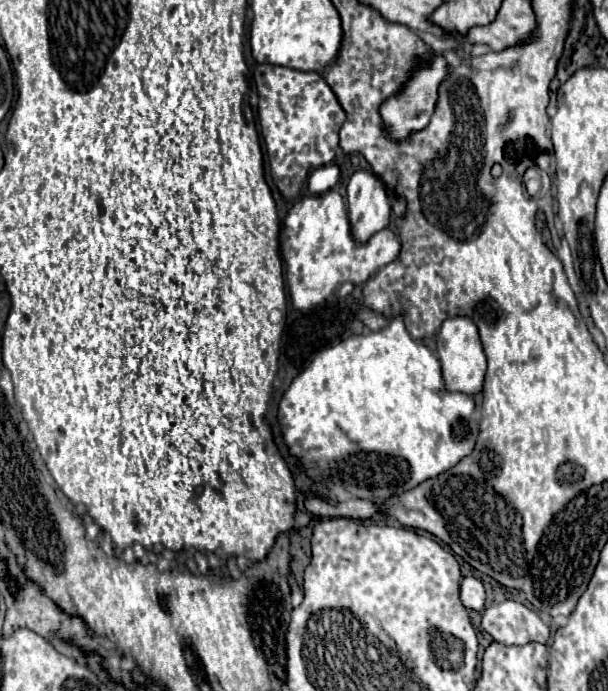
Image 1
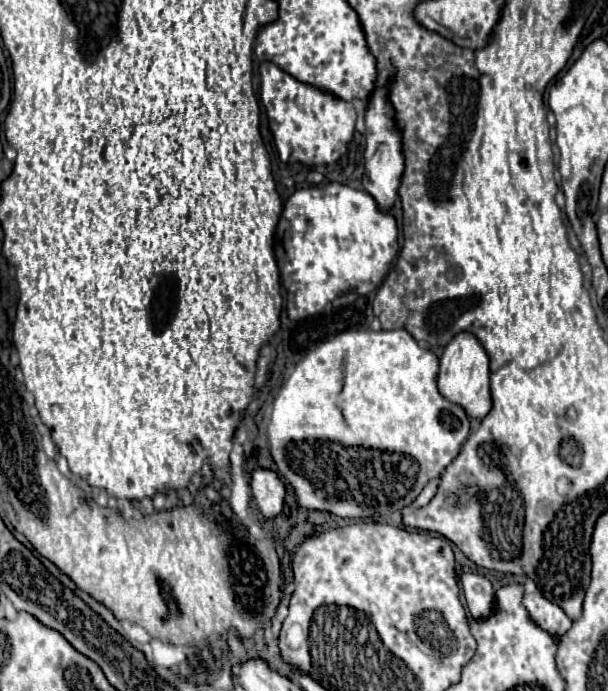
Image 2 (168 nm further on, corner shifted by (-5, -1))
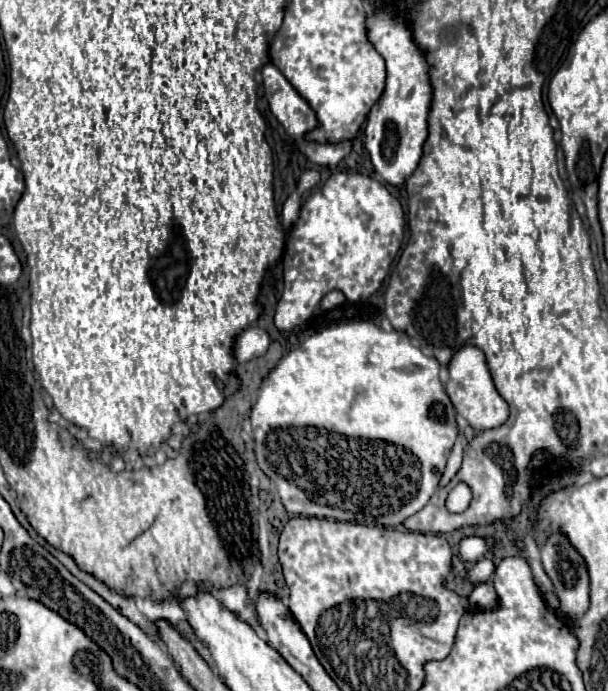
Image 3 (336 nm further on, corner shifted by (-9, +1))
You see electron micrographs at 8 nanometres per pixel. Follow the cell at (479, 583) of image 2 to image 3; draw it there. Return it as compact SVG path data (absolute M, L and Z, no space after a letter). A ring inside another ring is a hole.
M477 584L469 596L469 604L475 610L493 610L497 606L497 592L491 584Z

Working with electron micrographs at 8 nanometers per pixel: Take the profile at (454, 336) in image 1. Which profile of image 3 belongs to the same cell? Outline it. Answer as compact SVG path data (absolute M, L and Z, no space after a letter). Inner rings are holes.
M463 346L455 352L455 356L449 362L449 380L447 380L445 388L447 388L447 394L449 394L457 414L463 416L475 430L497 428L509 416L507 402L495 390L487 362L485 362L485 354L477 346Z

